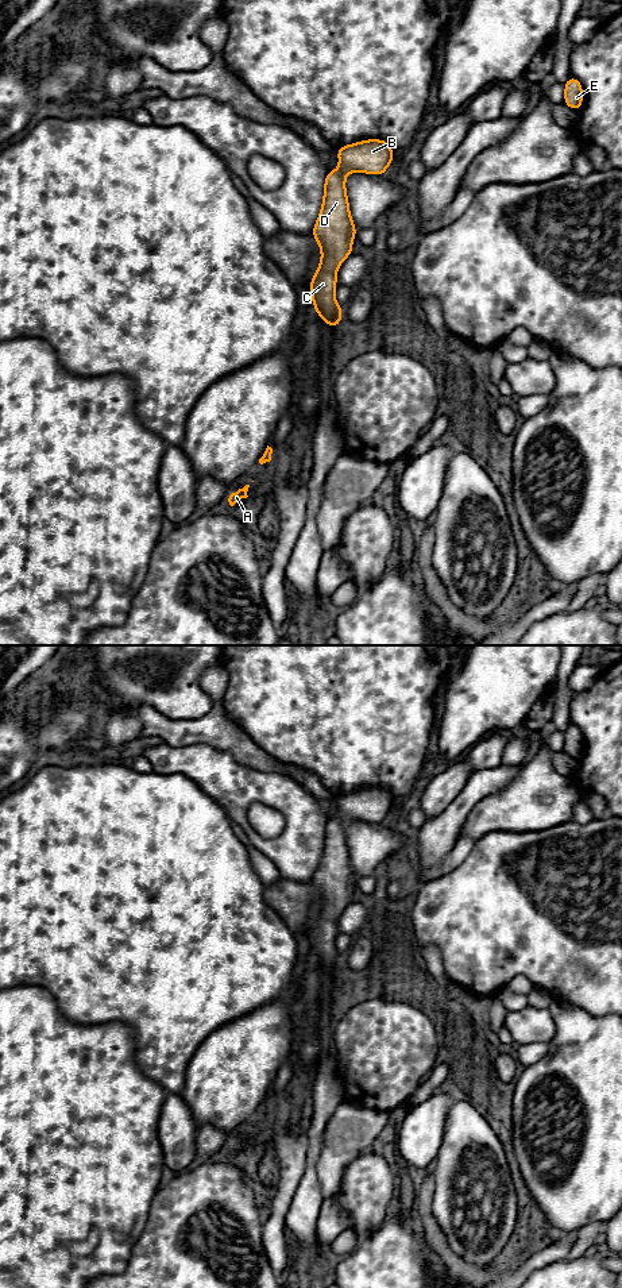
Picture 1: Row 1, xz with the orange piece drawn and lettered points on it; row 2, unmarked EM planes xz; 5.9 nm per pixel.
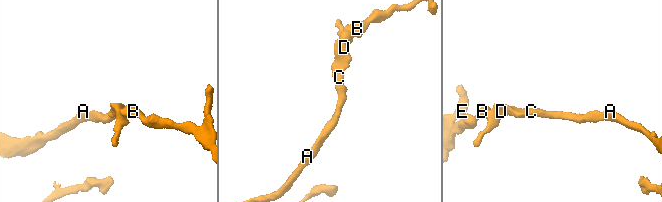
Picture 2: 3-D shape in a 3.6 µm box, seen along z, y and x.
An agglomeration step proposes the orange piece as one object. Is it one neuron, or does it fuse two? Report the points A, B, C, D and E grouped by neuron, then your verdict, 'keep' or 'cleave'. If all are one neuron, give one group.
groups A B C D E; keep

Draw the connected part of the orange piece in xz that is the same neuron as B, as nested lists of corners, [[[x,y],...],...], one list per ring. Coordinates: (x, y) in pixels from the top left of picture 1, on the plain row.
[[[370,787],[336,797],[340,815],[328,820],[324,830],[324,847],[318,867],[313,875],[312,883],[321,896],[321,911],[310,929],[309,940],[312,942],[314,960],[331,975],[337,976],[343,967],[343,956],[335,949],[336,921],[341,910],[352,903],[352,888],[356,886],[356,876],[349,861],[349,852],[345,840],[347,821],[367,821],[385,824],[387,814],[394,810],[393,795],[386,788]]]

